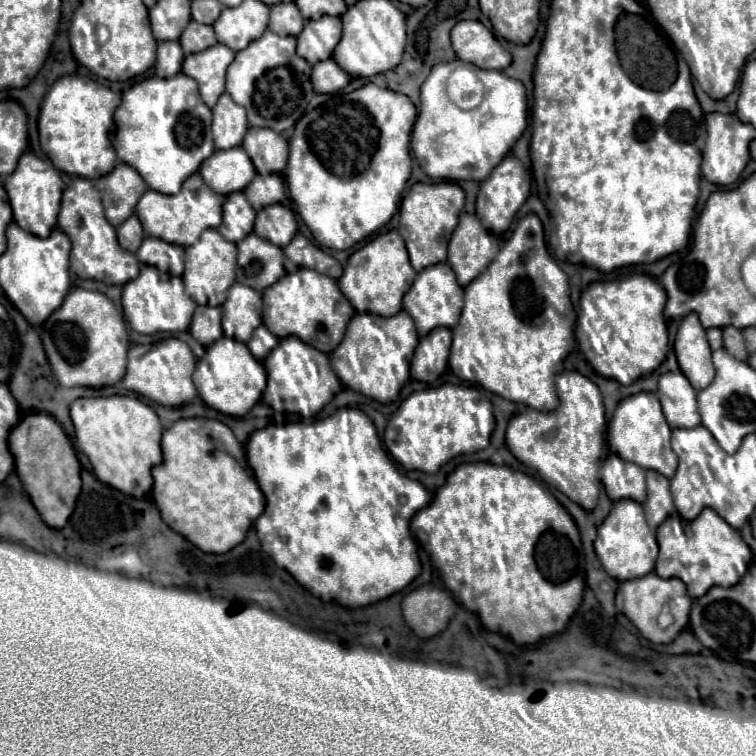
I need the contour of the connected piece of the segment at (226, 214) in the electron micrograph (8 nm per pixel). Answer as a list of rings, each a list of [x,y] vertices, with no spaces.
[[[233,192],[223,204],[223,222],[217,232],[229,242],[239,242],[241,238],[253,232],[253,222],[255,210],[249,206],[245,194]]]

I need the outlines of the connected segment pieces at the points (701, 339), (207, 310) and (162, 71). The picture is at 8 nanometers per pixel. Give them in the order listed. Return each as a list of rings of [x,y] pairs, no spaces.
[[[689,314],[681,320],[675,338],[675,354],[679,368],[695,390],[703,390],[713,382],[715,368],[711,362],[711,348],[697,314]]]
[[[197,306],[191,328],[191,336],[203,344],[209,346],[217,342],[217,338],[223,338],[223,328],[221,328],[221,308],[213,306]]]
[[[161,42],[157,46],[157,76],[159,78],[171,78],[181,70],[183,62],[183,50],[179,42]]]

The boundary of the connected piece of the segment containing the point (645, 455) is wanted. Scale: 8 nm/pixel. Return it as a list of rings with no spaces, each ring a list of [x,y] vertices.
[[[651,392],[633,394],[617,404],[615,414],[609,422],[607,442],[609,448],[623,460],[633,462],[645,470],[655,470],[659,474],[665,474],[667,478],[673,478],[677,470],[677,454],[671,448],[671,428],[665,422],[657,396]]]

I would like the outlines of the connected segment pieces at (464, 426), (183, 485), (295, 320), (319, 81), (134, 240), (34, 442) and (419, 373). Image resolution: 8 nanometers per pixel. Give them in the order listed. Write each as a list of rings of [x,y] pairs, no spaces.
[[[443,384],[439,388],[413,392],[405,402],[401,402],[385,428],[383,440],[391,456],[403,468],[435,474],[445,462],[459,454],[485,450],[493,428],[493,404],[477,388]]]
[[[187,418],[177,420],[163,432],[161,440],[163,462],[153,468],[153,500],[161,512],[163,522],[189,542],[193,542],[199,550],[211,554],[225,554],[243,542],[249,526],[263,514],[265,498],[255,480],[255,474],[245,466],[245,454],[239,440],[233,432],[219,420],[207,418]]]
[[[299,268],[295,274],[285,274],[263,292],[263,324],[277,336],[297,336],[305,344],[331,354],[345,336],[347,322],[355,314],[349,300],[341,294],[337,280],[309,268]]]
[[[333,58],[325,60],[325,62],[317,62],[313,66],[313,74],[311,74],[311,82],[315,92],[321,94],[329,94],[329,92],[337,92],[341,88],[345,88],[349,84],[349,74],[345,74],[337,62],[333,62]]]
[[[135,214],[129,216],[121,226],[117,226],[117,238],[119,238],[121,246],[129,252],[135,252],[141,246],[143,236],[145,236],[143,226]]]
[[[41,412],[29,414],[11,430],[9,450],[15,456],[17,474],[25,492],[31,496],[33,506],[49,528],[61,530],[73,514],[77,496],[81,492],[81,466],[67,434],[53,416]]]
[[[437,328],[429,332],[417,346],[417,354],[411,366],[411,378],[419,382],[435,382],[447,368],[451,346],[451,330]]]

